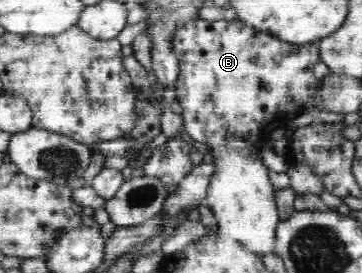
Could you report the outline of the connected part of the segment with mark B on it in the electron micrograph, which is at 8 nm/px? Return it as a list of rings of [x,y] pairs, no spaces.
[[[199,17],[184,24],[183,27],[176,28],[175,33],[171,38],[171,47],[176,58],[179,60],[180,75],[177,85],[174,86],[176,99],[179,105],[183,107],[181,113],[183,118],[183,129],[185,133],[194,139],[201,141],[209,146],[211,154],[215,157],[215,174],[211,179],[210,187],[207,191],[205,205],[215,214],[215,220],[218,224],[216,233],[219,237],[229,238],[234,243],[239,242],[244,249],[257,253],[263,256],[267,253],[274,252],[276,246],[277,227],[280,223],[279,212],[276,208],[274,186],[269,178],[269,169],[262,163],[260,150],[264,146],[268,135],[279,127],[285,127],[288,122],[291,122],[297,116],[301,115],[306,110],[307,99],[311,99],[315,95],[315,90],[319,87],[320,80],[313,74],[313,67],[320,61],[320,48],[317,47],[319,42],[314,42],[313,45],[295,46],[292,43],[281,41],[270,34],[265,34],[263,31],[256,30],[254,27],[248,26],[240,19],[231,19],[223,21],[207,21]]]

